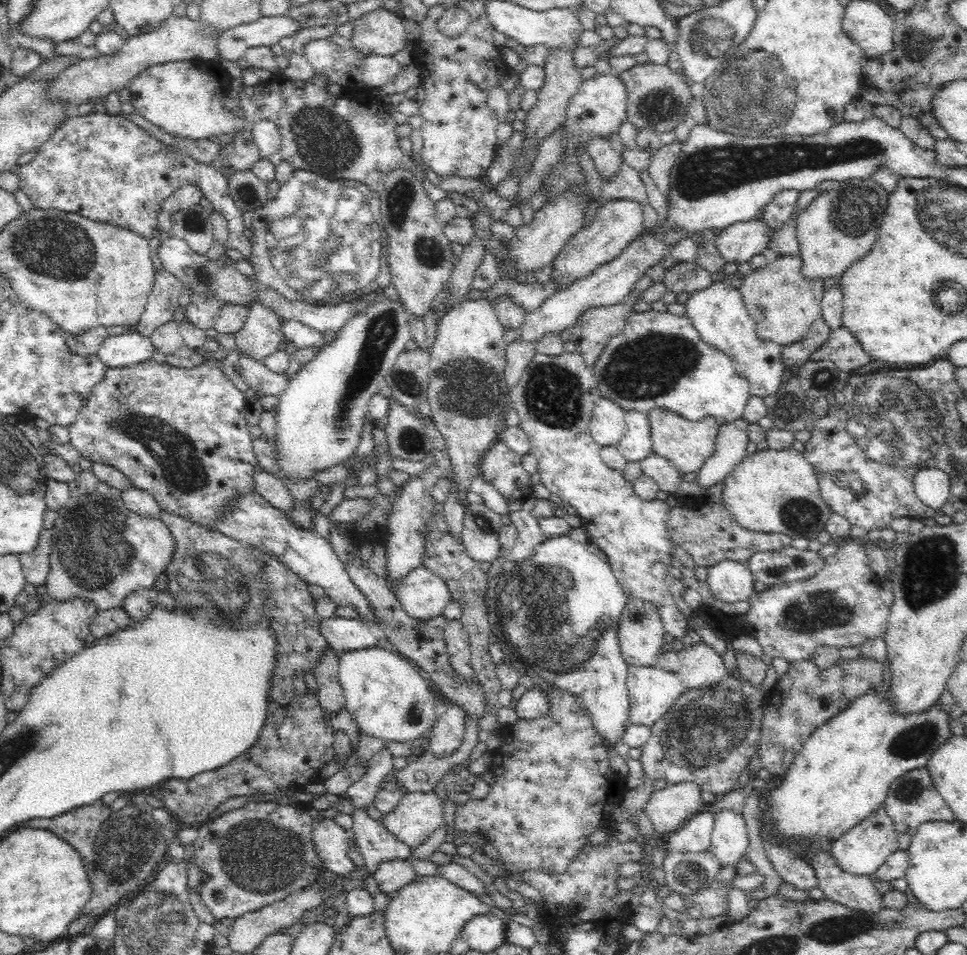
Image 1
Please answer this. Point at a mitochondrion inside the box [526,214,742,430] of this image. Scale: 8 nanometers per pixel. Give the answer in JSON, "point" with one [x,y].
{"point":[649,366]}

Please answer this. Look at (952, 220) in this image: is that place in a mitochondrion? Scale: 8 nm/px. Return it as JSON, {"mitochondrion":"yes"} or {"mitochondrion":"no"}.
{"mitochondrion":"yes"}

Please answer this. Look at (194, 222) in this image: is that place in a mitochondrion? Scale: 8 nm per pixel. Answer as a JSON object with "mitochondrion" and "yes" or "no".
{"mitochondrion":"yes"}

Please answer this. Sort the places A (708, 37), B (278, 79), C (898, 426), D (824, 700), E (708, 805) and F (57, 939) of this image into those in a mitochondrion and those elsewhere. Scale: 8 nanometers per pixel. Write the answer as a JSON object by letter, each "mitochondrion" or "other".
{"A":"mitochondrion","B":"other","C":"mitochondrion","D":"mitochondrion","E":"other","F":"other"}

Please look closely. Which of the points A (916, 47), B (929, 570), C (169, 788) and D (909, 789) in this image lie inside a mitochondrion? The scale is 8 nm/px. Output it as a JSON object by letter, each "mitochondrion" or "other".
{"A":"mitochondrion","B":"mitochondrion","C":"other","D":"mitochondrion"}

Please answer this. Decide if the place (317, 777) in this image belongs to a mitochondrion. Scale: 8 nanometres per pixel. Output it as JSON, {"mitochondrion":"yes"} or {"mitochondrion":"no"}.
{"mitochondrion":"no"}

